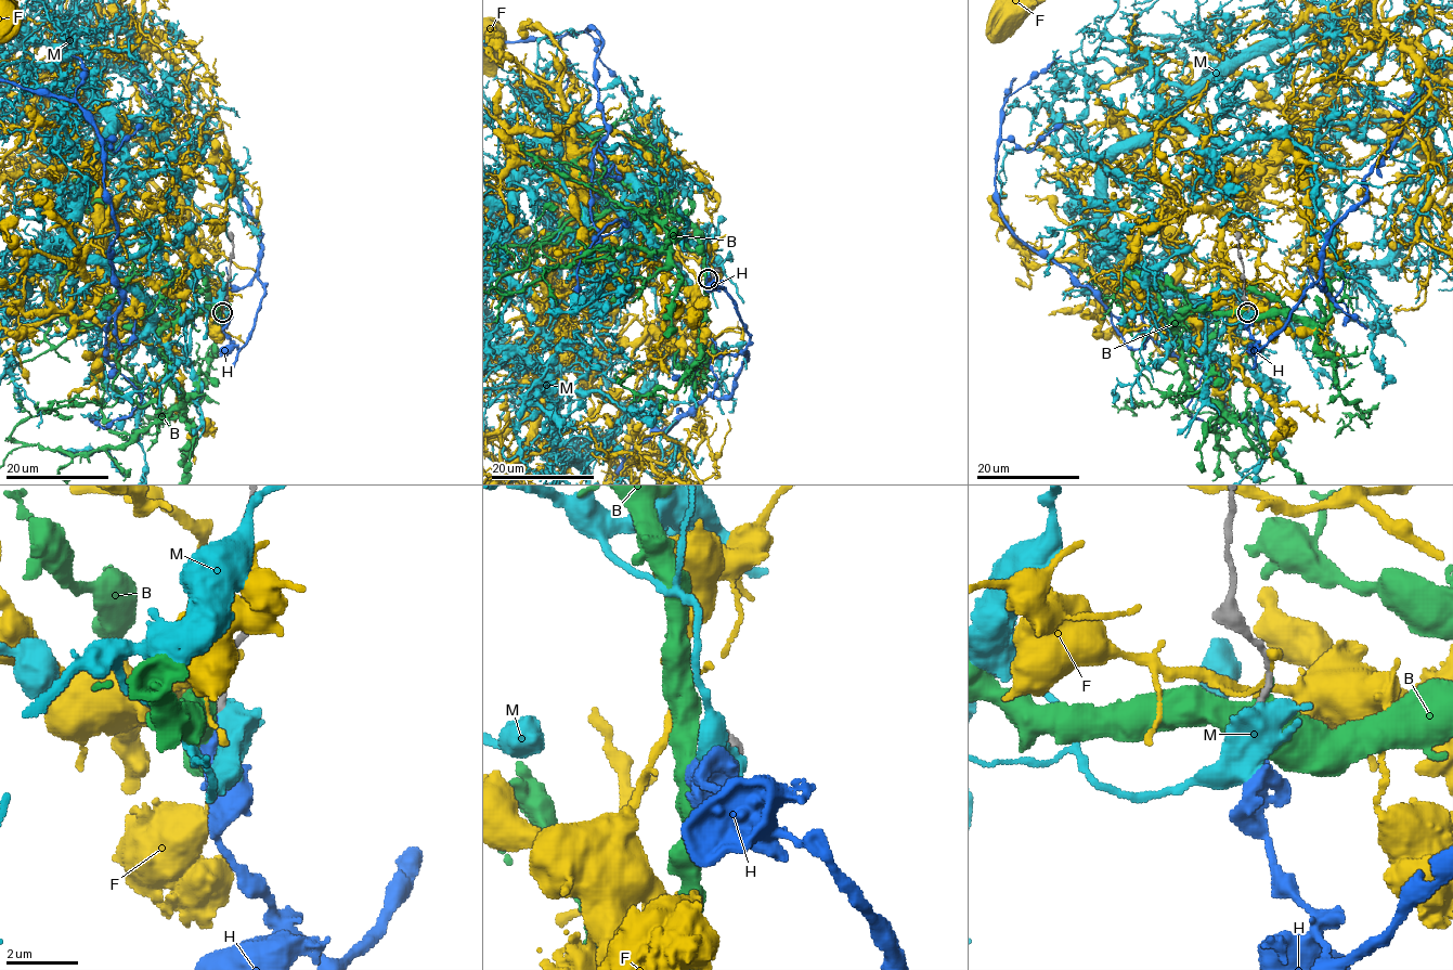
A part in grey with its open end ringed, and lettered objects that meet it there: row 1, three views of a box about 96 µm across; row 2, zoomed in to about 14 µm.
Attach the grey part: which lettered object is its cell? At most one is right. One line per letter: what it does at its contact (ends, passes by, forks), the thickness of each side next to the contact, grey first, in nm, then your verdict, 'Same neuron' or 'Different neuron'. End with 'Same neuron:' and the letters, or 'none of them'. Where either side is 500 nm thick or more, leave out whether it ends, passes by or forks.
B: Thickness 190 nm (grey) against 650 nm. Different neuron
F: It ends there. Thickness 140 nm (grey) against 220 nm. Different neuron
H: It ends there. Thickness 170 nm (grey) against 200 nm. Same neuron
M: Thickness 180 nm (grey) against 500 nm. Different neuron
Same neuron: H

